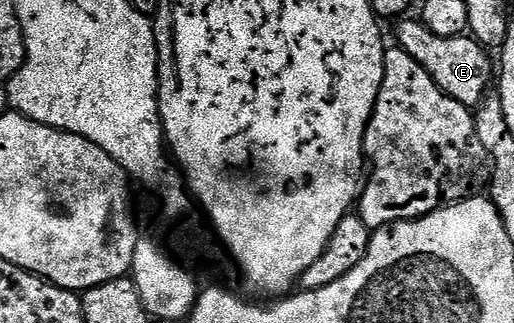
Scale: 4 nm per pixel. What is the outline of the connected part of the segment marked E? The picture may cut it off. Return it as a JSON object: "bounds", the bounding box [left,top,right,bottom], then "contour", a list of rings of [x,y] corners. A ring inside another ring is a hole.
{"bounds":[395,17,494,109],"contour":[[[416,17],[401,18],[398,26],[395,42],[406,53],[410,53],[410,57],[414,57],[414,61],[418,61],[426,73],[434,77],[436,84],[447,95],[469,109],[475,109],[484,102],[489,94],[488,86],[494,83],[494,59],[488,56],[491,54],[483,43],[467,34],[443,39],[438,37],[438,33],[430,33],[427,25]]]}

